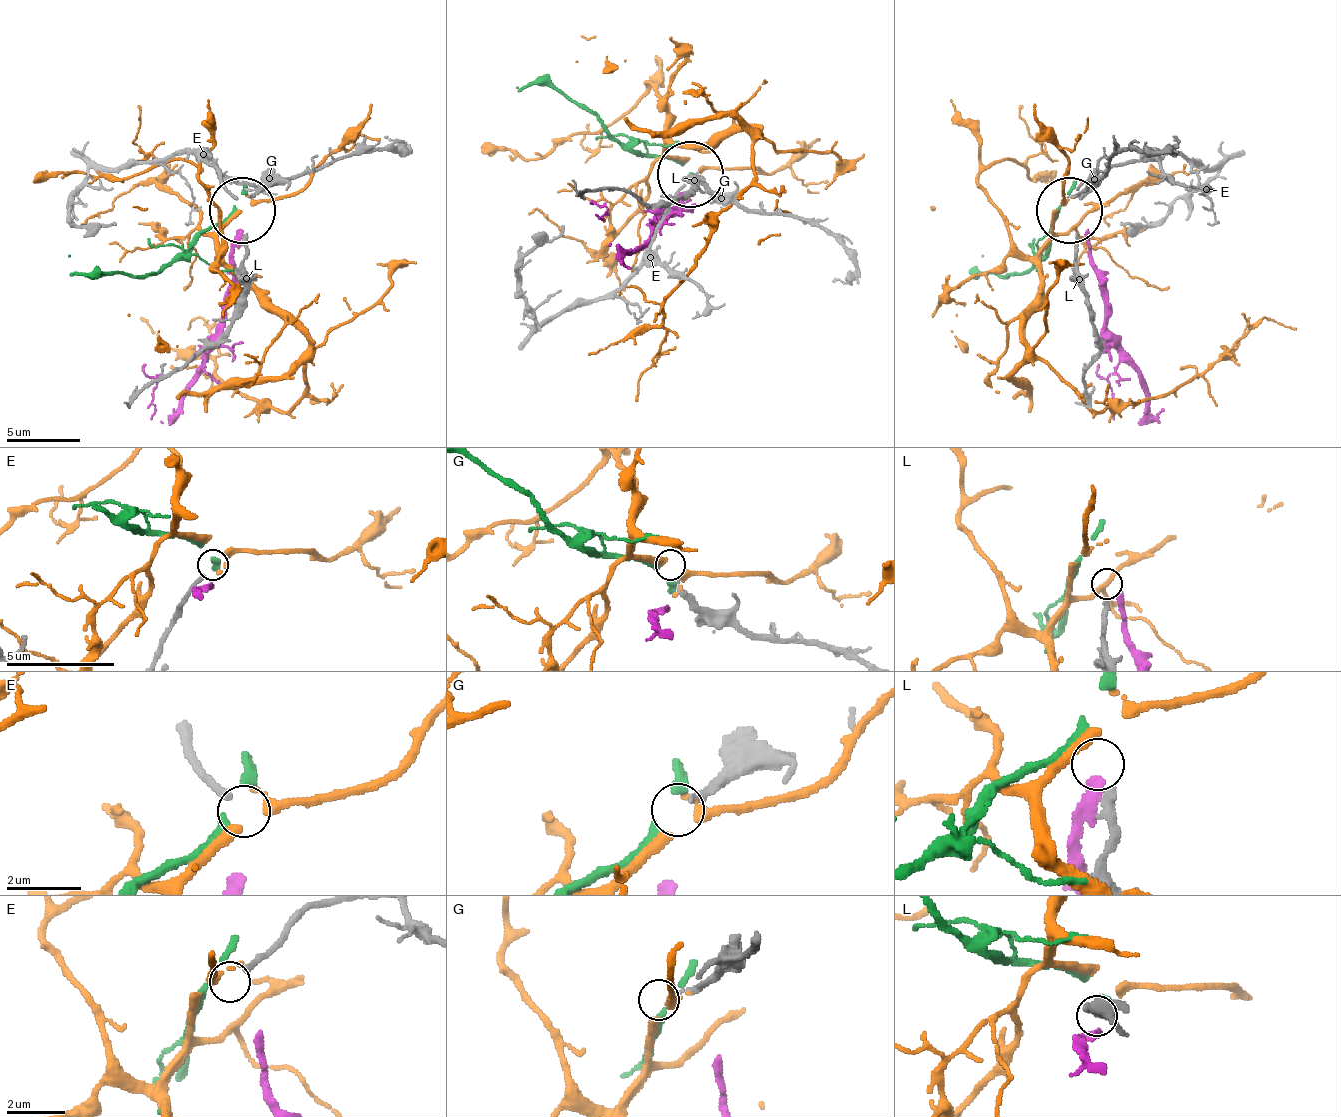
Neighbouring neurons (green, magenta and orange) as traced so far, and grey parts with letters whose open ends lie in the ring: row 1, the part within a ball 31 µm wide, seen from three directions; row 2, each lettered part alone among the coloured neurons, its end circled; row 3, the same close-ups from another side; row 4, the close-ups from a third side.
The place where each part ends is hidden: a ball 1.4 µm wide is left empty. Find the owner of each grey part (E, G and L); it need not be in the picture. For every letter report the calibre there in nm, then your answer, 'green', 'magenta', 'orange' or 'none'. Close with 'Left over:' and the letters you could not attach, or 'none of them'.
E: 200 nm | none
G: 200 nm | none
L: 240 nm | none
Left over: E, G, L

